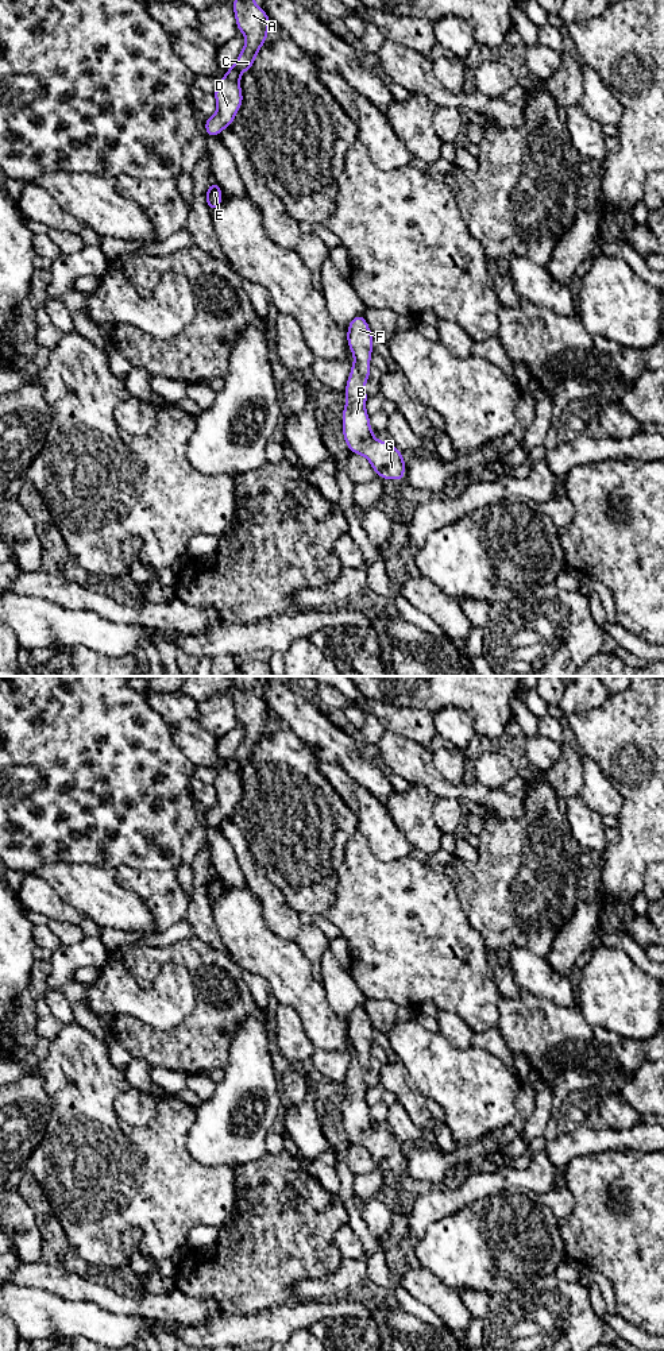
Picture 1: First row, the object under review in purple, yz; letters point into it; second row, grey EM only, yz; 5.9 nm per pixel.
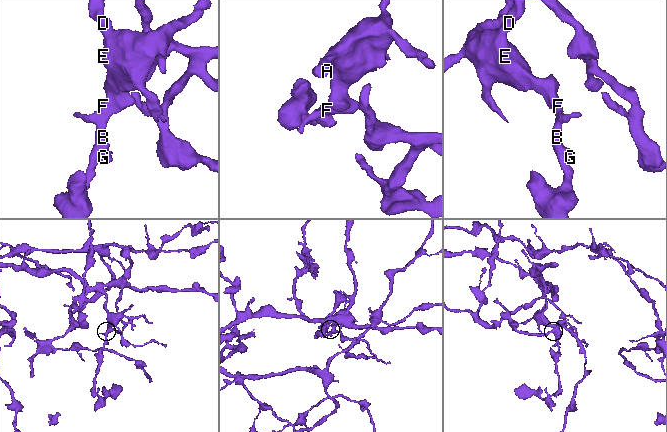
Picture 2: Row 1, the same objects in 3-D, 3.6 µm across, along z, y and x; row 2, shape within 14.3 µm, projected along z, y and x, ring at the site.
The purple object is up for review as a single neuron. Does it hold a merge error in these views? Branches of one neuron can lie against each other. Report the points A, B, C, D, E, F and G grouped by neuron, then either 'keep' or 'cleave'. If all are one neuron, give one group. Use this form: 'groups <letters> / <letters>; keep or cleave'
groups A B C D E F G; keep

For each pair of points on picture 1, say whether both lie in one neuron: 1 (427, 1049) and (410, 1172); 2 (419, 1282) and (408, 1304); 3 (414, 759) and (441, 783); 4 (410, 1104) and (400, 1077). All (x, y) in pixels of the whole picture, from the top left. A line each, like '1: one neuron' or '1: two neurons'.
1: two neurons
2: two neurons
3: one neuron
4: one neuron

